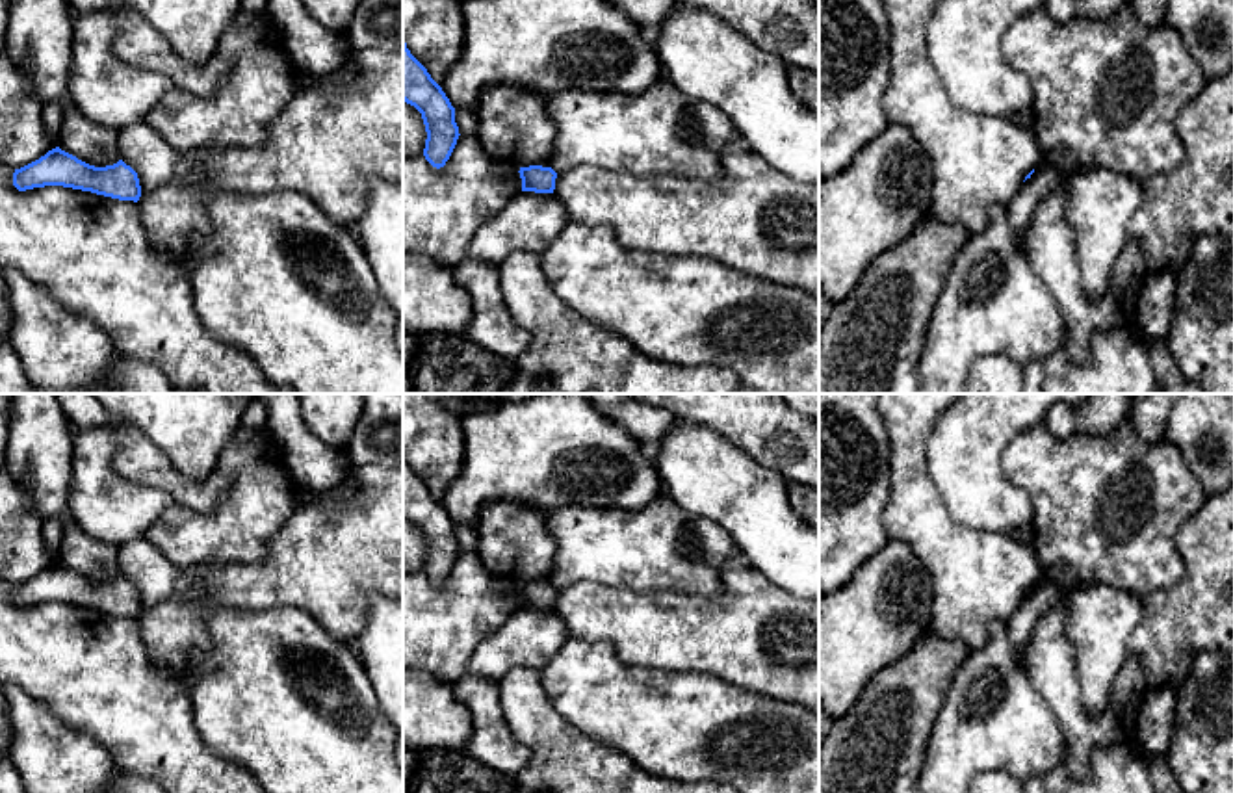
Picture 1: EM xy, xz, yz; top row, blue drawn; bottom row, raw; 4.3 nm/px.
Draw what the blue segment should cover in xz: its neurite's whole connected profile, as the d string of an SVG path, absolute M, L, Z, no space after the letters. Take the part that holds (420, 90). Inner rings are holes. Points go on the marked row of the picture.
M405 41L403 100L422 113L427 132L425 160L436 169L444 167L461 136L455 123L455 108L427 69L410 54Z

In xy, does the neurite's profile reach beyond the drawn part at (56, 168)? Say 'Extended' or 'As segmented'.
As segmented

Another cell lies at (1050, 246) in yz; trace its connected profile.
M1062 176L1060 186L1036 206L1023 253L1062 314L1066 336L1060 349L1084 364L1090 360L1090 340L1096 331L1133 327L1148 262L1142 243L1129 240L1114 264L1107 292L1092 301L1083 288L1068 204L1068 176Z

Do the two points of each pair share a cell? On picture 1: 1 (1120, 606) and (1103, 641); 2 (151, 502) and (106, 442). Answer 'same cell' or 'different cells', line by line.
1: same cell
2: same cell

